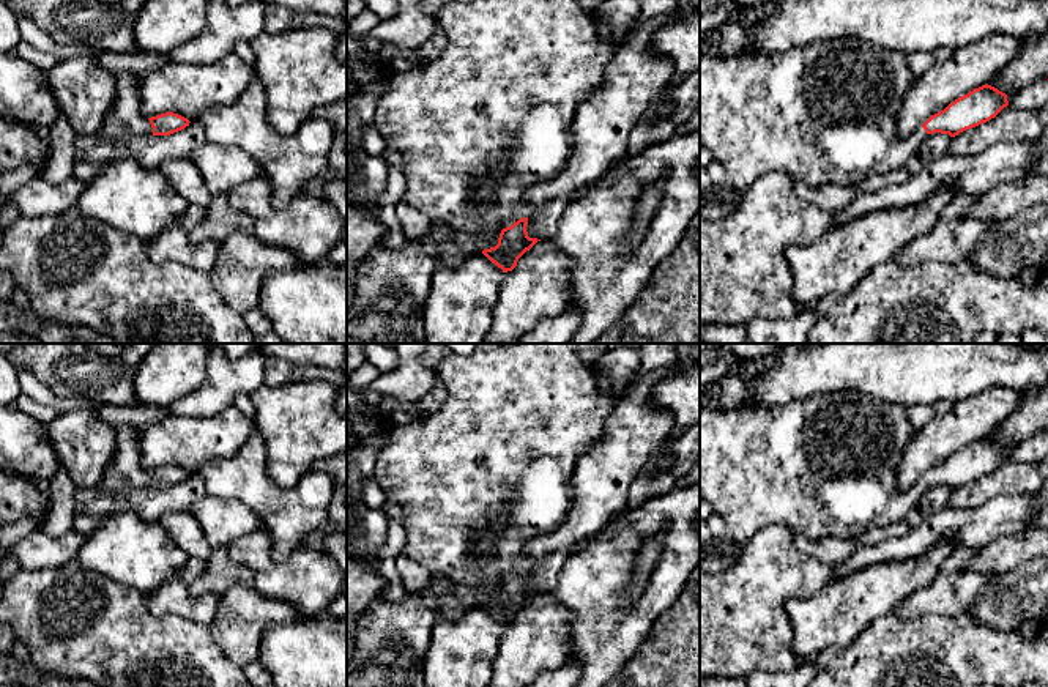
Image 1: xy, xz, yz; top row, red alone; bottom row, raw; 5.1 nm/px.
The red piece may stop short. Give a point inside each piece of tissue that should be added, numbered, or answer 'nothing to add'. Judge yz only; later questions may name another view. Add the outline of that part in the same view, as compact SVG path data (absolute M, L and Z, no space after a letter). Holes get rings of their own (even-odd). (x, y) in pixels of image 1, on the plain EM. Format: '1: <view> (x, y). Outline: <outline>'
1: yz (826, 465). Outline: M860 391L816 392L785 405L700 413L700 493L723 518L727 534L738 544L771 523L783 523L810 539L859 537L871 528L908 518L925 492L924 481L911 488L901 488L897 482L901 452L916 432L906 407Z

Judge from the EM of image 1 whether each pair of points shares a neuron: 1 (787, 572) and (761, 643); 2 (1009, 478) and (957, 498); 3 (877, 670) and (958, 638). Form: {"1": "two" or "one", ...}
{"1": "one", "2": "one", "3": "one"}

